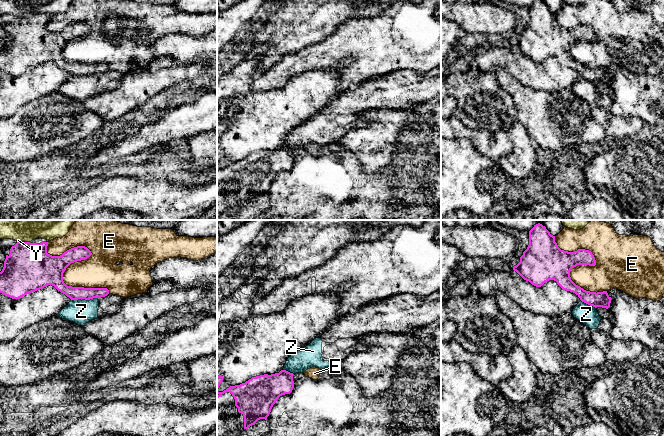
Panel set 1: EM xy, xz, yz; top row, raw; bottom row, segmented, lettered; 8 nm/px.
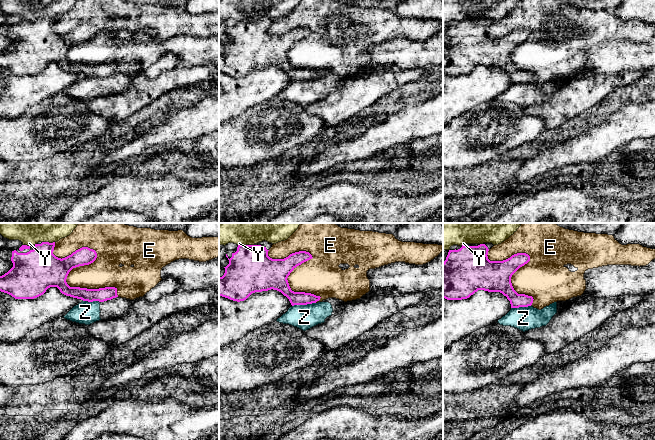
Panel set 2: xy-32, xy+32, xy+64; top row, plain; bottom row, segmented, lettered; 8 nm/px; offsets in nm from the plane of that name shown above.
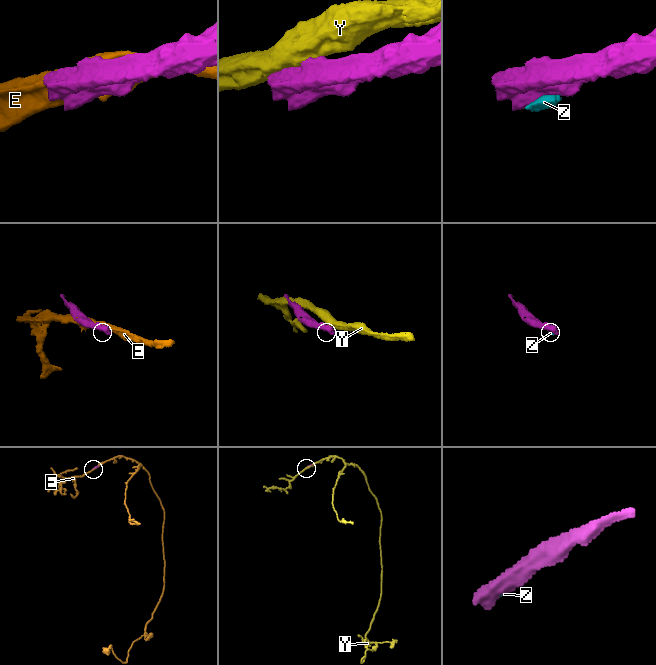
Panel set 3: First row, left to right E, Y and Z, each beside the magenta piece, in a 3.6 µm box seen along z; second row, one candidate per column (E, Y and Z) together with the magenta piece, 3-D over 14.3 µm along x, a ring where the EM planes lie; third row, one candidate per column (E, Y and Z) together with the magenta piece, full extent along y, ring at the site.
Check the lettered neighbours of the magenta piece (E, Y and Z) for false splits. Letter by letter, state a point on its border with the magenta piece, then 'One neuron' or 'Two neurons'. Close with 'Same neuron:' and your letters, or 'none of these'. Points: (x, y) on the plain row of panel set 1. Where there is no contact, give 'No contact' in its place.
E: Touches magenta at xy (76, 37). Two neurons
Y: Touches magenta at xy (23, 18). Two neurons
Z: Touches magenta at xy (84, 74). Two neurons
Same neuron: none of these

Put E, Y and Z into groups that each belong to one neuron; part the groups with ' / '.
E / Y / Z

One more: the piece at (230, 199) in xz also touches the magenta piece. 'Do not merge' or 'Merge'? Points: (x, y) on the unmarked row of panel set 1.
Merge

